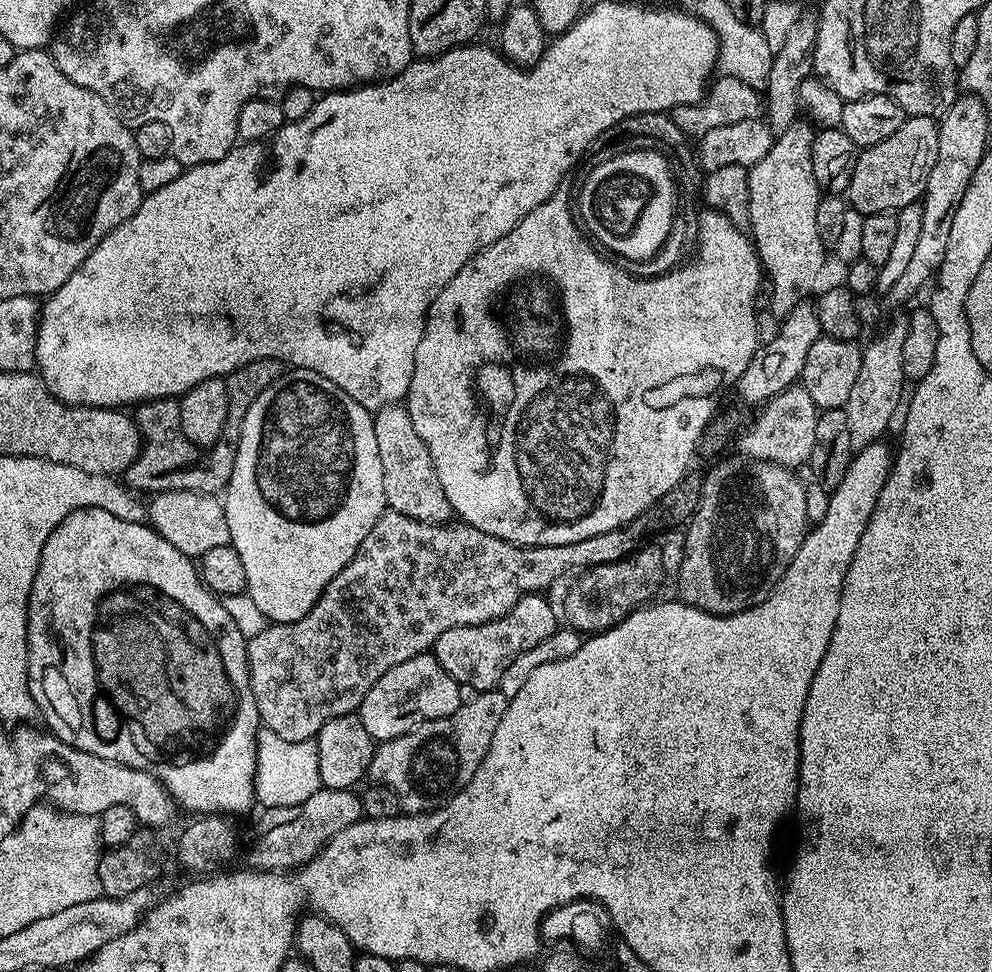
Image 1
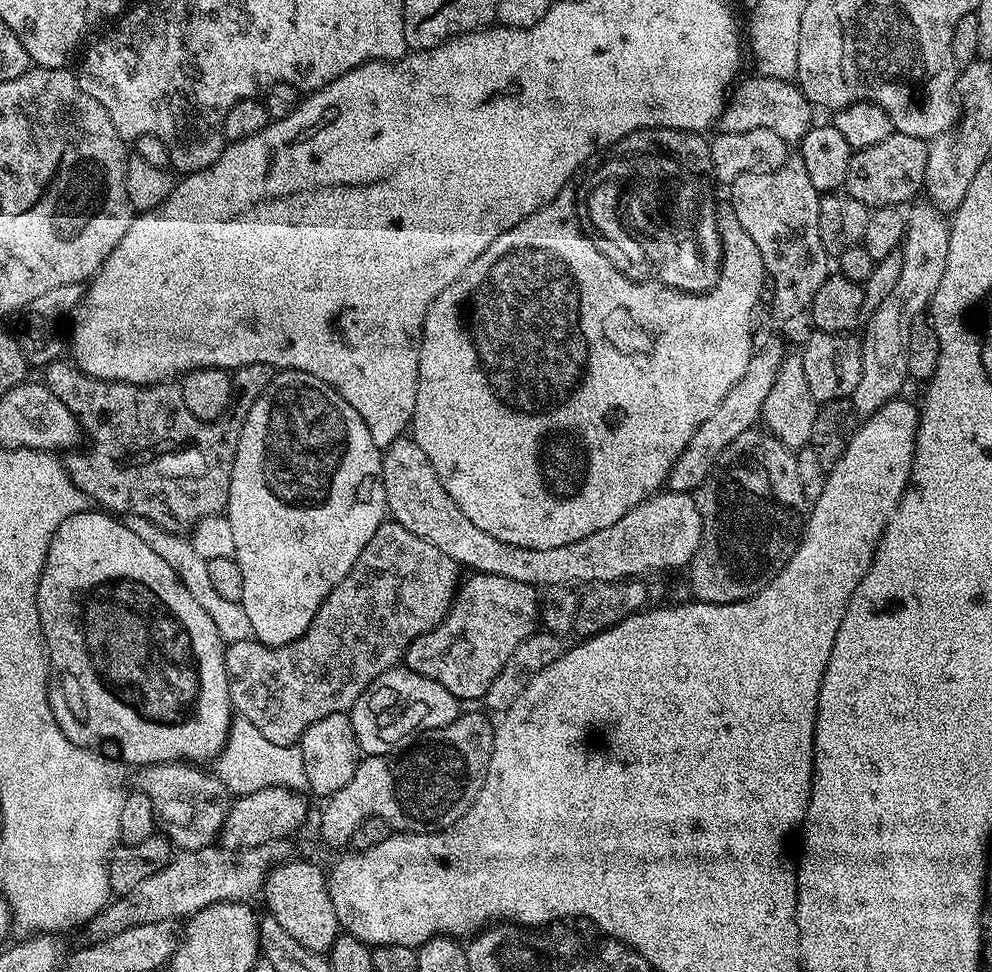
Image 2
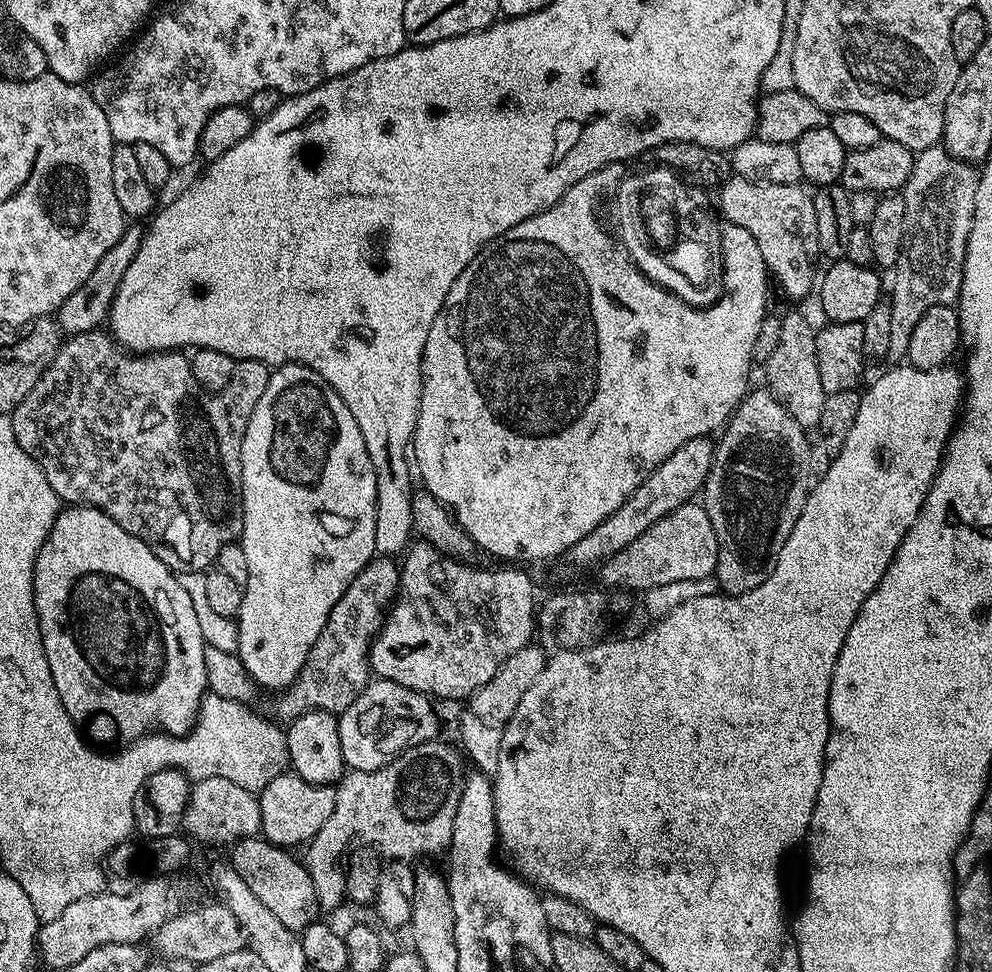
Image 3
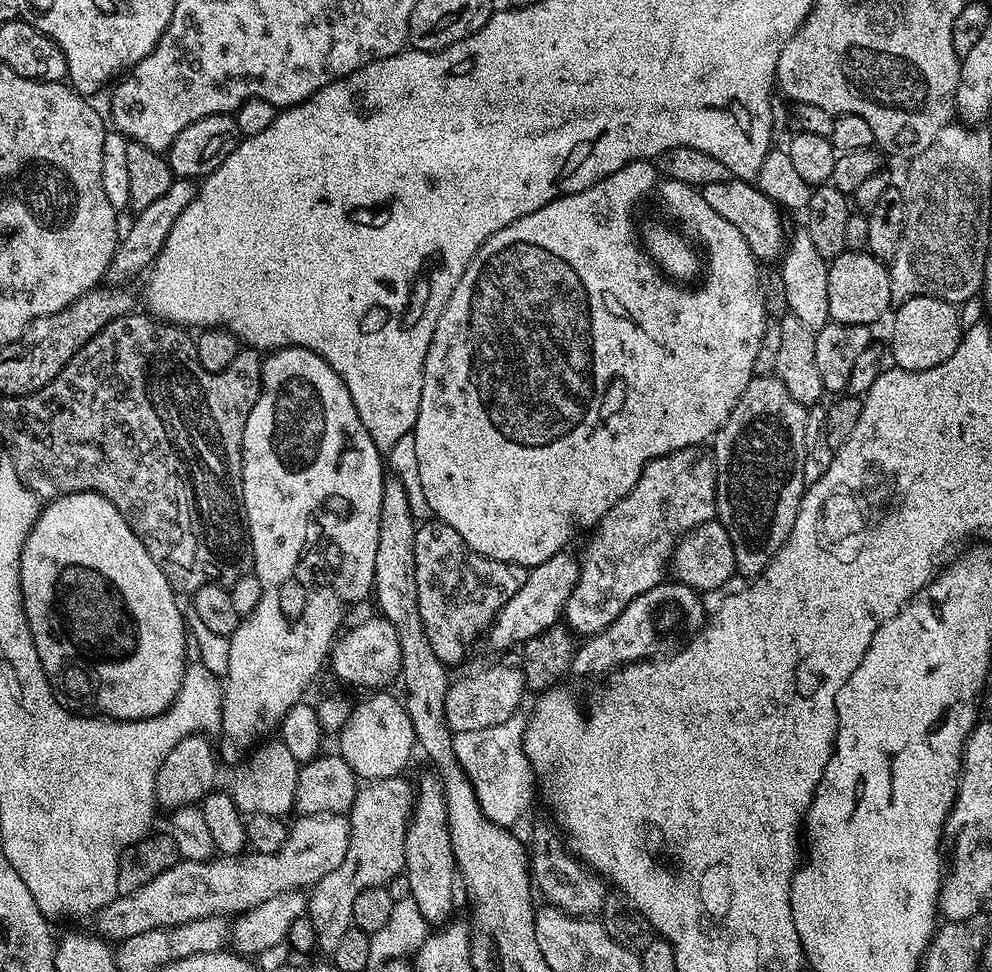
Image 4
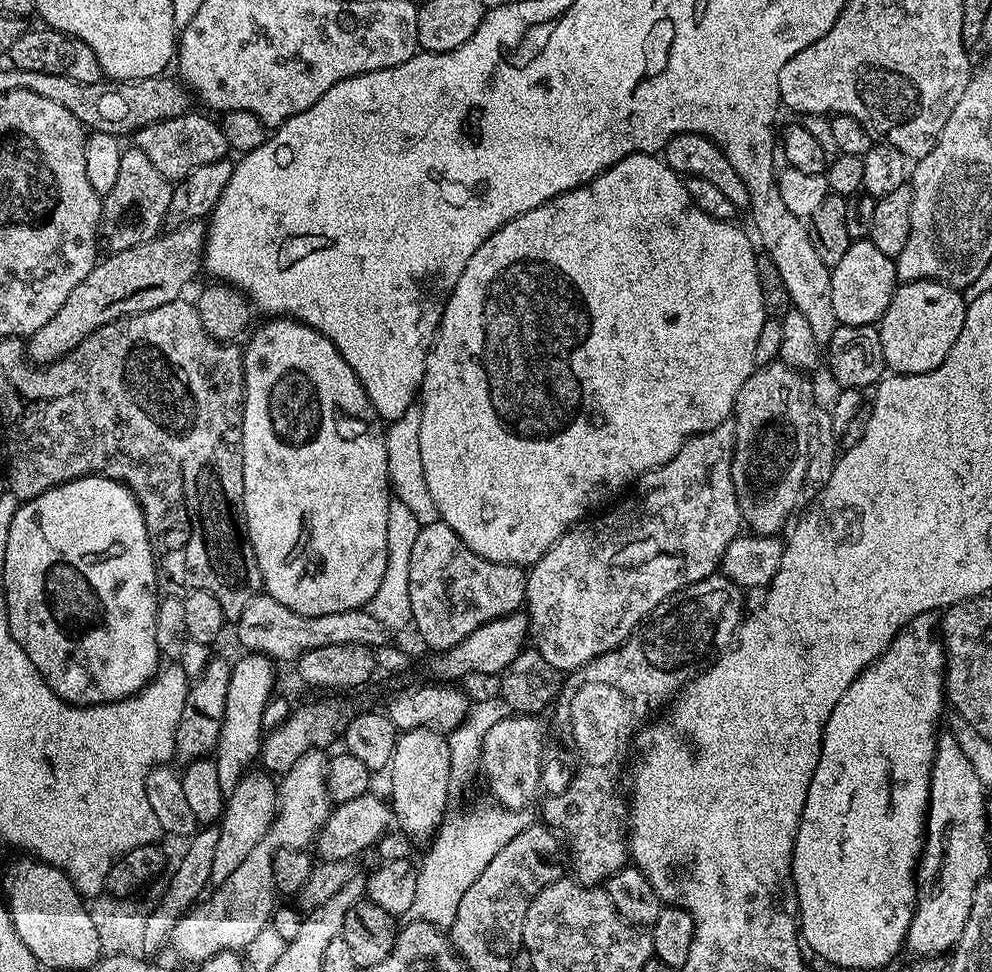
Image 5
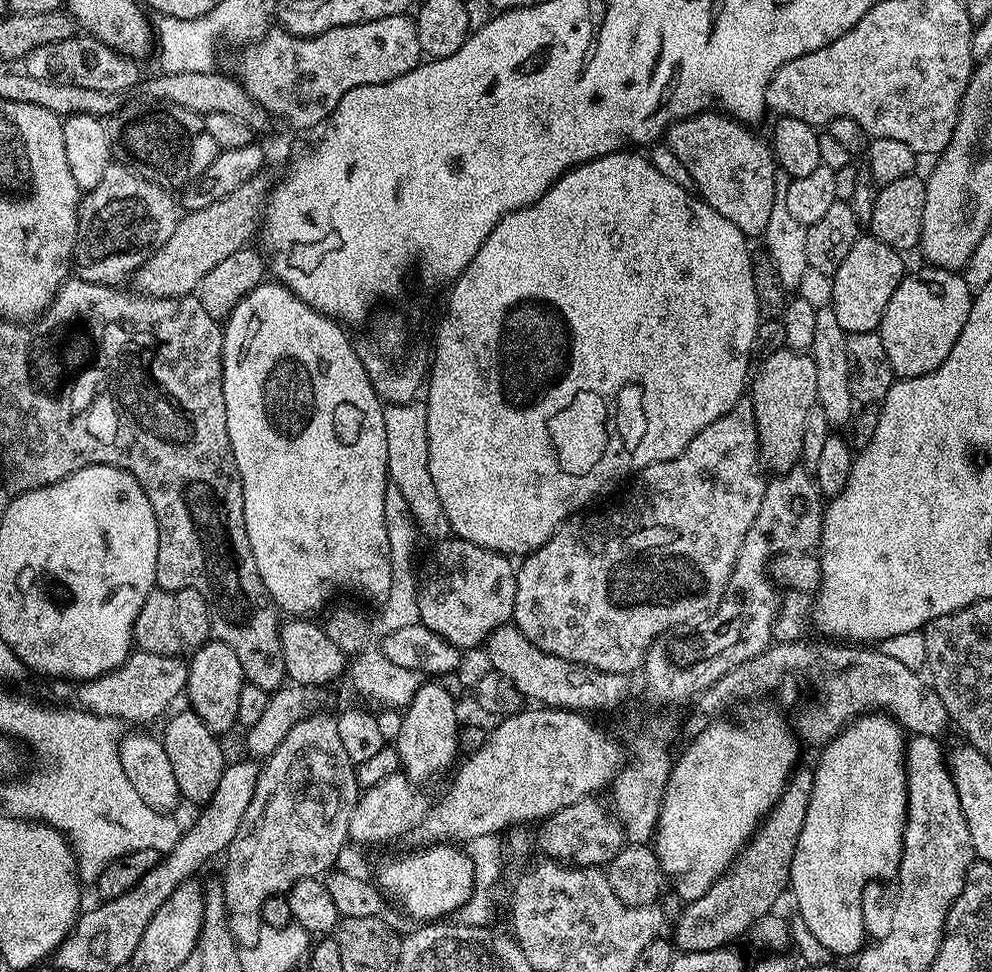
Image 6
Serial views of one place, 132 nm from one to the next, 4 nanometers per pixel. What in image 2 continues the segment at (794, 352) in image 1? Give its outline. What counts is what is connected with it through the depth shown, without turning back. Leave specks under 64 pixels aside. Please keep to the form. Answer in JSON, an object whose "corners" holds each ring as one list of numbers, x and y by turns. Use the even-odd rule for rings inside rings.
{"corners":[[768,342,763,345,764,349,753,351,750,358,750,366,746,366,746,374,730,386,726,398,714,406,714,411,698,430,686,442,686,450,678,454,678,462,670,470,666,481,666,488,669,492,691,492,695,493,704,484,712,467,716,464,717,458,738,438,738,434,746,434,746,430,757,427,758,421,762,417,762,406,766,402,766,397,770,395,770,389,774,387,774,378,778,378,778,370,782,366,782,358,786,354,786,348,777,342]]}

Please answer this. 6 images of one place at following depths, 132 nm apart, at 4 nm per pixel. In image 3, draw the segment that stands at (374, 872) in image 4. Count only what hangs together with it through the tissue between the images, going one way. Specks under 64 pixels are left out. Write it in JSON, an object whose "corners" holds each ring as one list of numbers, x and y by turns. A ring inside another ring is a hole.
{"corners":[[425,740,418,746,406,749,401,756,378,770,345,771,344,777,335,785,334,814,330,814,326,826,322,826,322,830,318,830,318,834,312,837,306,848,308,853,302,856,304,867,310,878,314,878,314,890,318,894,321,909,328,910,345,903,345,869,342,865,354,846,377,849,385,857,393,856,391,859,396,862,408,862,411,861,411,856,424,856,427,852,447,853,454,834,454,814,458,814,458,798,464,789,466,760,459,747,451,748,450,745,443,744,442,740]]}

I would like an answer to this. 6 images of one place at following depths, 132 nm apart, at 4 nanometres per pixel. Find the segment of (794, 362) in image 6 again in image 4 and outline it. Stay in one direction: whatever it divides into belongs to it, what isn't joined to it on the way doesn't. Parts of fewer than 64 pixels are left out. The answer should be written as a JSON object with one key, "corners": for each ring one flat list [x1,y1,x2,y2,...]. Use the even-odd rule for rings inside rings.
{"corners":[[753,375,746,386,738,406,730,410,730,418,716,432,710,451,716,462,716,514,715,519,730,534,734,546,736,571,742,577,759,577,760,573,786,542,800,509,800,500,806,487,803,480,803,462,806,450,807,411,786,390,780,377]]}

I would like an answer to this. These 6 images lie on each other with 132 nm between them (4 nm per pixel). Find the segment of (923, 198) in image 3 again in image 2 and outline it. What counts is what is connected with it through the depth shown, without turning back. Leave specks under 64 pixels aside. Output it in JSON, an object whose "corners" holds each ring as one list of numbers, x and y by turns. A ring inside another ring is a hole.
{"corners":[[916,202,911,205,912,213,906,216,906,227,904,229,904,243,902,245,902,274,898,274,898,282,894,290,886,297,886,302,878,306,878,310,872,312,863,325,860,349,862,350,862,378,858,378,858,386,850,397,852,412,860,415,860,418,873,416,878,409,886,406,886,402,897,399,904,388,904,383,909,383,908,367,906,358,910,354,910,330,921,319,920,316,929,311,932,295,938,290,942,282,942,274,946,270,946,250,950,250,950,224,945,213,940,212,927,202]]}

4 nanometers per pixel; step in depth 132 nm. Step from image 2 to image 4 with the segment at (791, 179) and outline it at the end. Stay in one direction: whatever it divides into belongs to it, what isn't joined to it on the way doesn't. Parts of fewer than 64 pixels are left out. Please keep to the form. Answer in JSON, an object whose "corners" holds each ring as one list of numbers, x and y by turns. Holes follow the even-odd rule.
{"corners":[[729,178,722,182,705,184,702,188,706,203,726,222,732,223,742,238,750,246,750,250,756,255,757,261,779,261,786,251,786,232,784,236,784,220,780,205,774,203,755,183,747,180]]}

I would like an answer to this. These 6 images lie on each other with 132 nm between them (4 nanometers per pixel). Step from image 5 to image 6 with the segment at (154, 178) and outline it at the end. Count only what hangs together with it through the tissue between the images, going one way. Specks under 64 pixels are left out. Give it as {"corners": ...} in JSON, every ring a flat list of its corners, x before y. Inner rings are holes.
{"corners":[[127,163,109,164,102,182,87,189,80,201,80,221,72,251,75,275,86,282,120,286,174,234,178,200,171,191,147,180]]}

